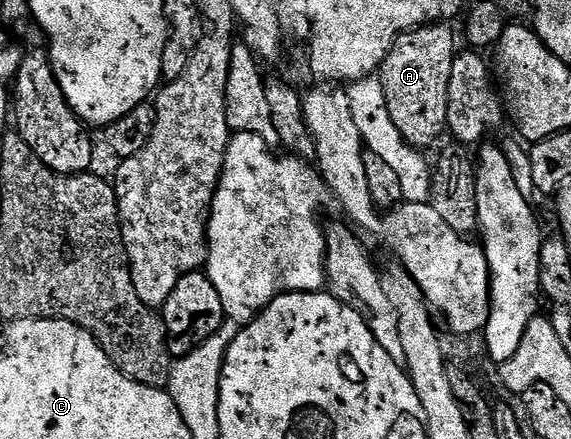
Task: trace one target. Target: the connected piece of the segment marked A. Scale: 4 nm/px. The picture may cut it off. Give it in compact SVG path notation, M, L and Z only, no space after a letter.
M426 24L398 34L379 71L385 103L395 128L399 128L401 135L418 148L431 145L447 130L451 68L459 50L453 43L453 30L449 26L452 25Z

